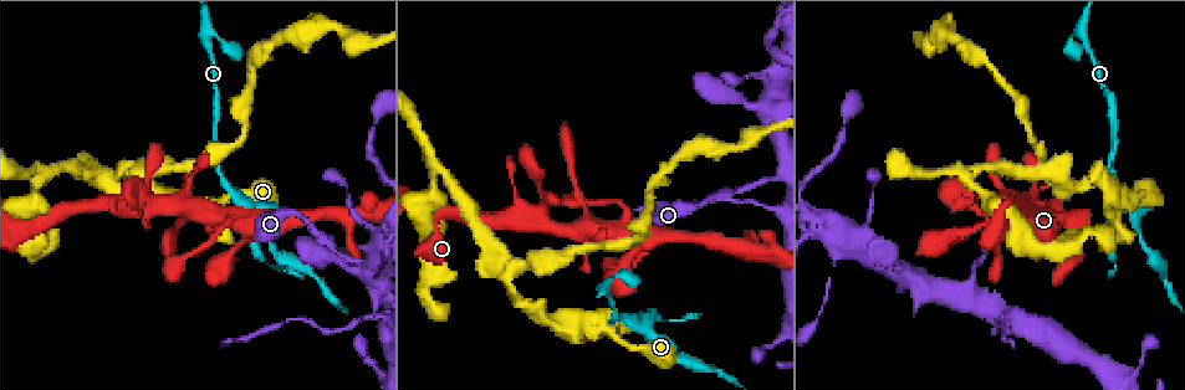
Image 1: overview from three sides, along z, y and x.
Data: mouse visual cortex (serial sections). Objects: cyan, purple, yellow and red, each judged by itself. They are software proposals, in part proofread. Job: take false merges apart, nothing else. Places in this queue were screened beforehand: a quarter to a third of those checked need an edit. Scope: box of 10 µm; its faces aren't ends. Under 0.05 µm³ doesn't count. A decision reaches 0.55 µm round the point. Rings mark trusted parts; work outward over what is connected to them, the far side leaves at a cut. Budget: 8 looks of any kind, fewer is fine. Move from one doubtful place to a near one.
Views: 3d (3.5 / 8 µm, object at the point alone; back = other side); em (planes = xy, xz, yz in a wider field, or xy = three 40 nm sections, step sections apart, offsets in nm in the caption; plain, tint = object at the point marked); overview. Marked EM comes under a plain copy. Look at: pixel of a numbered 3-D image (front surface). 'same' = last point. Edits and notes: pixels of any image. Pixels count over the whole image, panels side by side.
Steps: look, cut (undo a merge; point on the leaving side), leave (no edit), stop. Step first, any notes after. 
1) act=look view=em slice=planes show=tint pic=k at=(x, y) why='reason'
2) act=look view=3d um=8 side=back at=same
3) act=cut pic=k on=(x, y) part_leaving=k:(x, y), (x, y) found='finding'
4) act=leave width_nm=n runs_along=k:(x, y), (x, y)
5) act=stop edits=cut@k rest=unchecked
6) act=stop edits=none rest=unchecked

act=look view=3d um=3.5 pic=1 at=(607, 285) why='three-way junction'

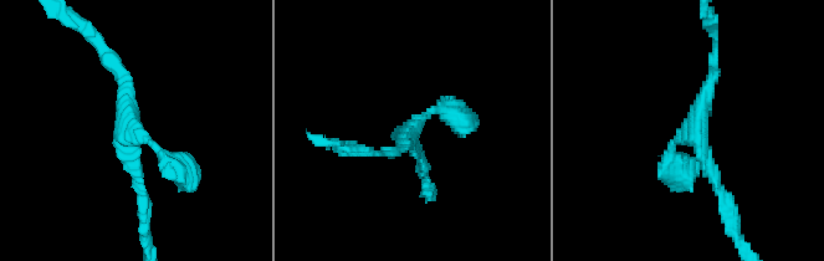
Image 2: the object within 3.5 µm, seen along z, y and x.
act=look view=em slice=xy step=1 show=tint pic=2 at=(411, 132) arms=3 arm_widths_nm=150,200,250

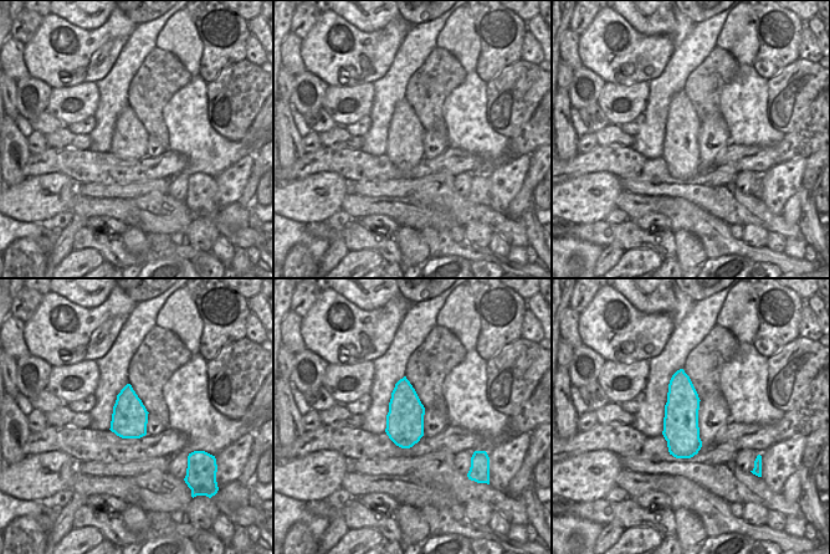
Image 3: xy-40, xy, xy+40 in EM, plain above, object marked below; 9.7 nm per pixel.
act=leave runs_along=2:(424, 168), (413, 126), (431, 111), (470, 123) found='one cell here'

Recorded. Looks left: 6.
act=look view=3d um=3.5 pic=1 at=(221, 178) why='a fork'

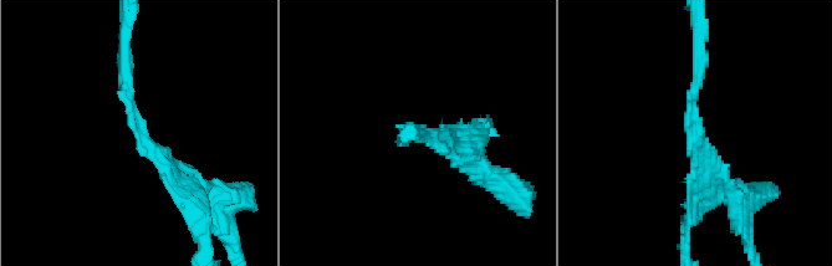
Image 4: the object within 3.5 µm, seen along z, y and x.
act=look view=em slice=planes show=tint pic=4 at=(141, 135) arms=3 arm_widths_nm=150,200,200 why='shape alone is not enough'

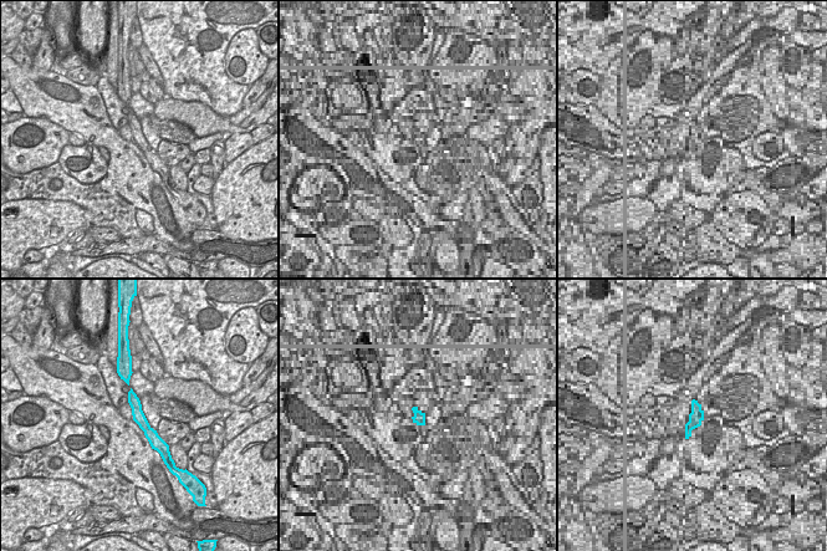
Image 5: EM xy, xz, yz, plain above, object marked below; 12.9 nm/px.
act=look view=em slice=xy step=3 show=tint at=same why='cut it another way'

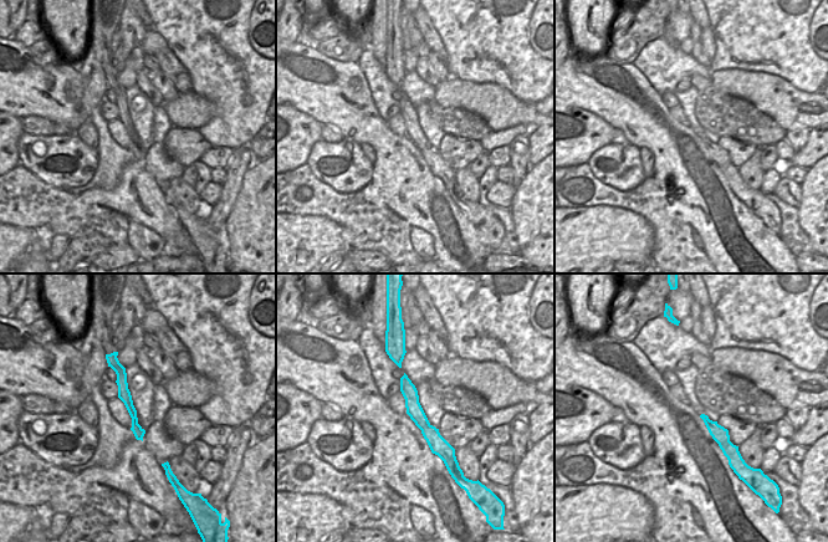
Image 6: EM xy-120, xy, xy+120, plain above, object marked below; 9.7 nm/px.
act=cut pic=4 on=(188, 210) width_nm=150 part_leaving=4:(126, 81), (137, 131), (187, 180) found='a second cell is stuck on'

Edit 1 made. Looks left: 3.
act=stop edits=cut@4 rest=unchecked

